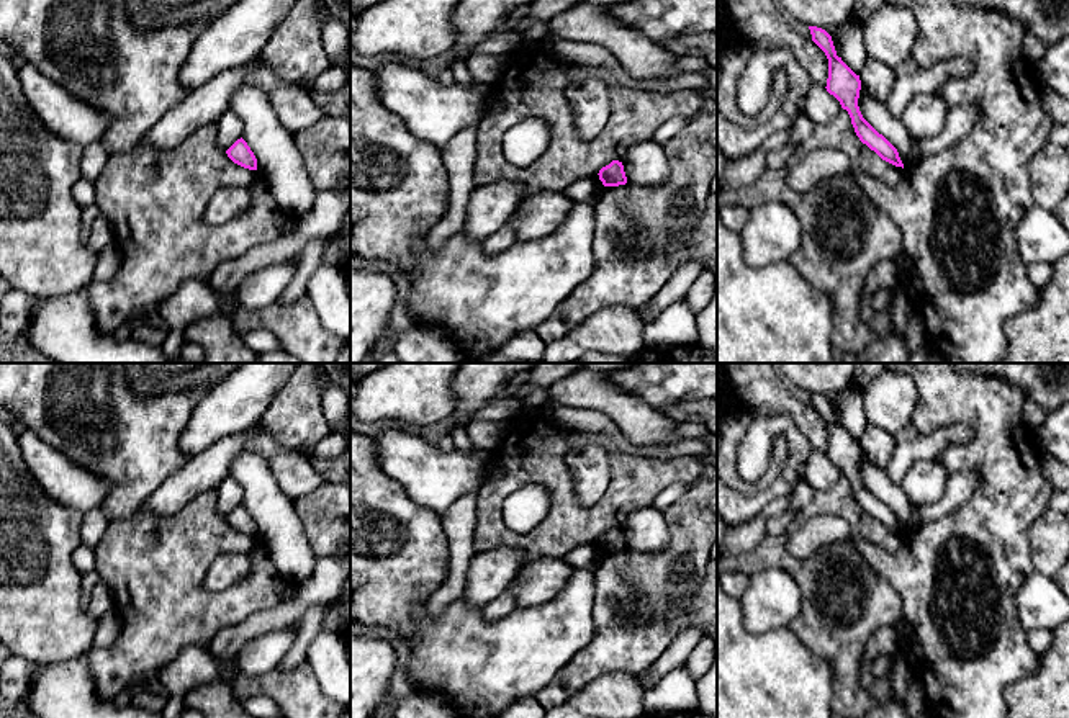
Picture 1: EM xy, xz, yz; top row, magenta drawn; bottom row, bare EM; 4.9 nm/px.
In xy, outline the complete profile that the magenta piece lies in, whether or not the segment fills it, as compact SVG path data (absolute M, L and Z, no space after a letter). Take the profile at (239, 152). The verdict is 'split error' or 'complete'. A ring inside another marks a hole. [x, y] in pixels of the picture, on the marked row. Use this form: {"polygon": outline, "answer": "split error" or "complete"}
{"polygon": "M241 137L237 139L228 150L226 150L228 157L249 170L257 170L257 159L254 155L254 152L250 150L250 147L247 146L247 142Z", "answer": "complete"}

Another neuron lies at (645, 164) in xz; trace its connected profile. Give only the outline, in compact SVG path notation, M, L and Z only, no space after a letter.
M648 141L627 150L622 159L627 183L656 186L670 177L670 164L660 144Z

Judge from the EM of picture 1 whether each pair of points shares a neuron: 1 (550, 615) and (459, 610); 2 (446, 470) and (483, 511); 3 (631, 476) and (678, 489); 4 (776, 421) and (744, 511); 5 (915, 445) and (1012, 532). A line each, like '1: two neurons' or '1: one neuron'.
1: one neuron
2: two neurons
3: two neurons
4: one neuron
5: two neurons

